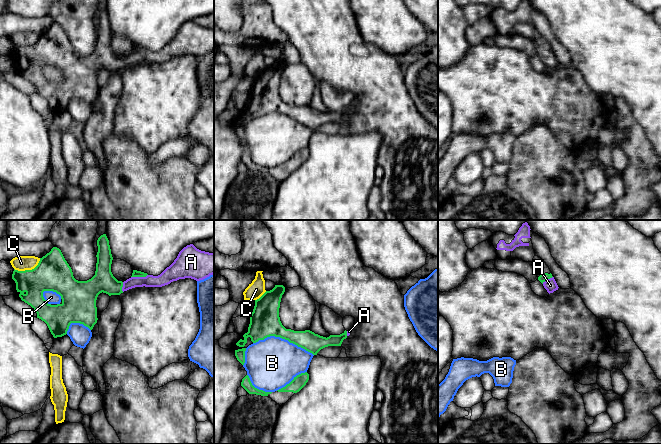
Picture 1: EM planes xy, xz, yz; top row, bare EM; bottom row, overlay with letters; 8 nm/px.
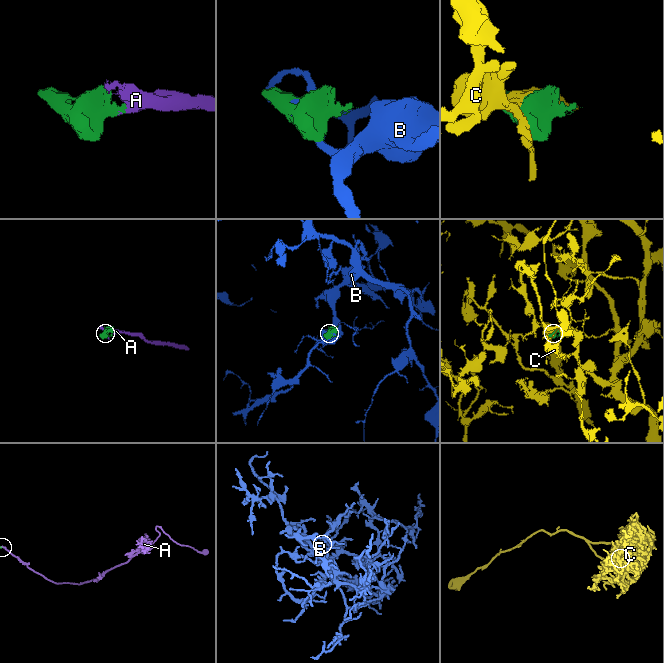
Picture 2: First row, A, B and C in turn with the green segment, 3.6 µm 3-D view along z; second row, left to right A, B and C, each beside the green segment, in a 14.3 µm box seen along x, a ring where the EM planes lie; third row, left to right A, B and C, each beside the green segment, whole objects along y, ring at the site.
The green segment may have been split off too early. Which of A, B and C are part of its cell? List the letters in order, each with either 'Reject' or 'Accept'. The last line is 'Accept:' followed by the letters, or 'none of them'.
A: Accept
B: Reject
C: Reject
Accept: A

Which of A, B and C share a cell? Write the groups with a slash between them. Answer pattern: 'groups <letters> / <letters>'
groups A / B / C

